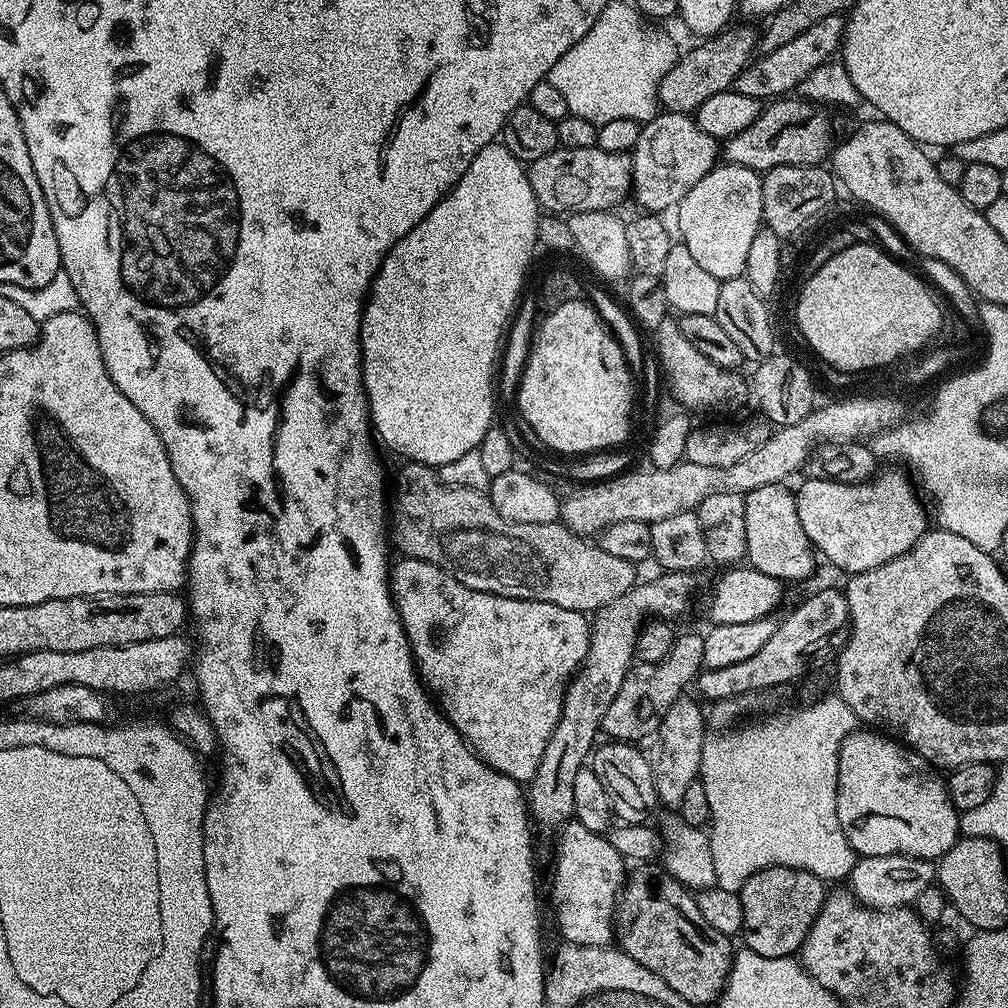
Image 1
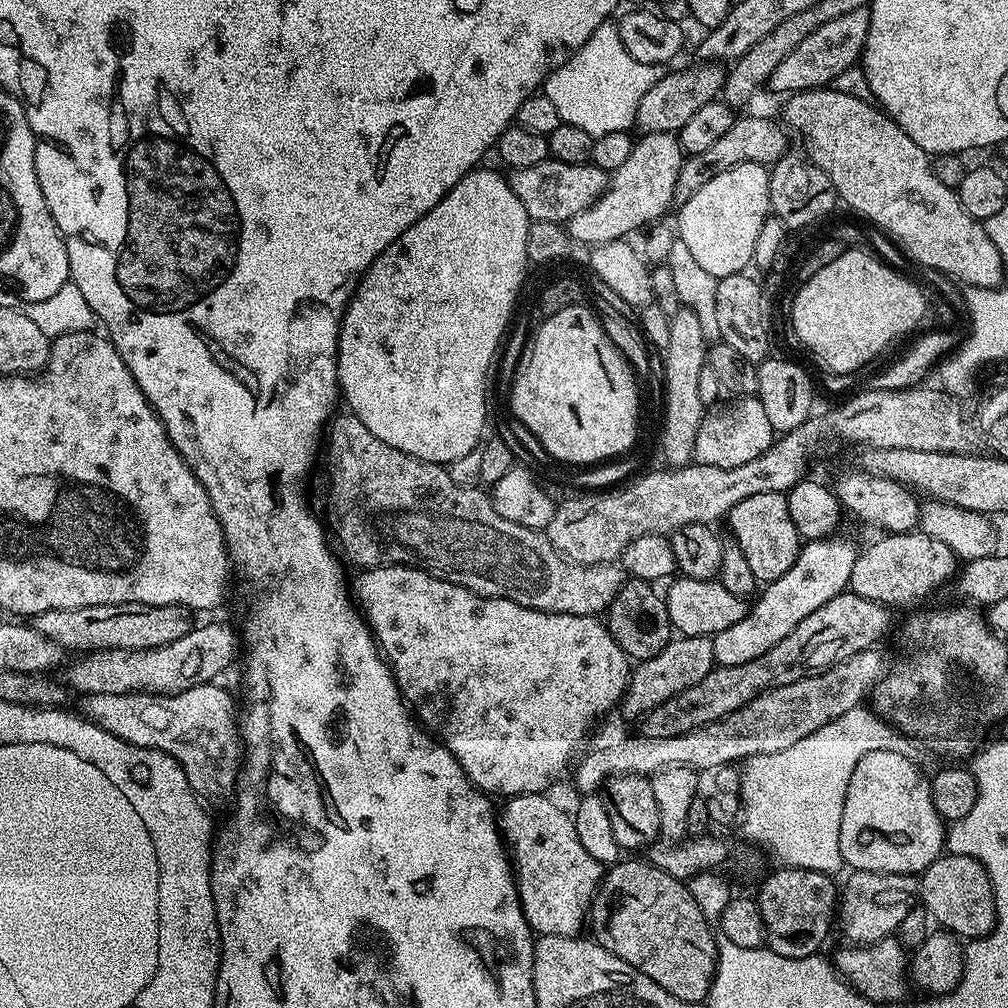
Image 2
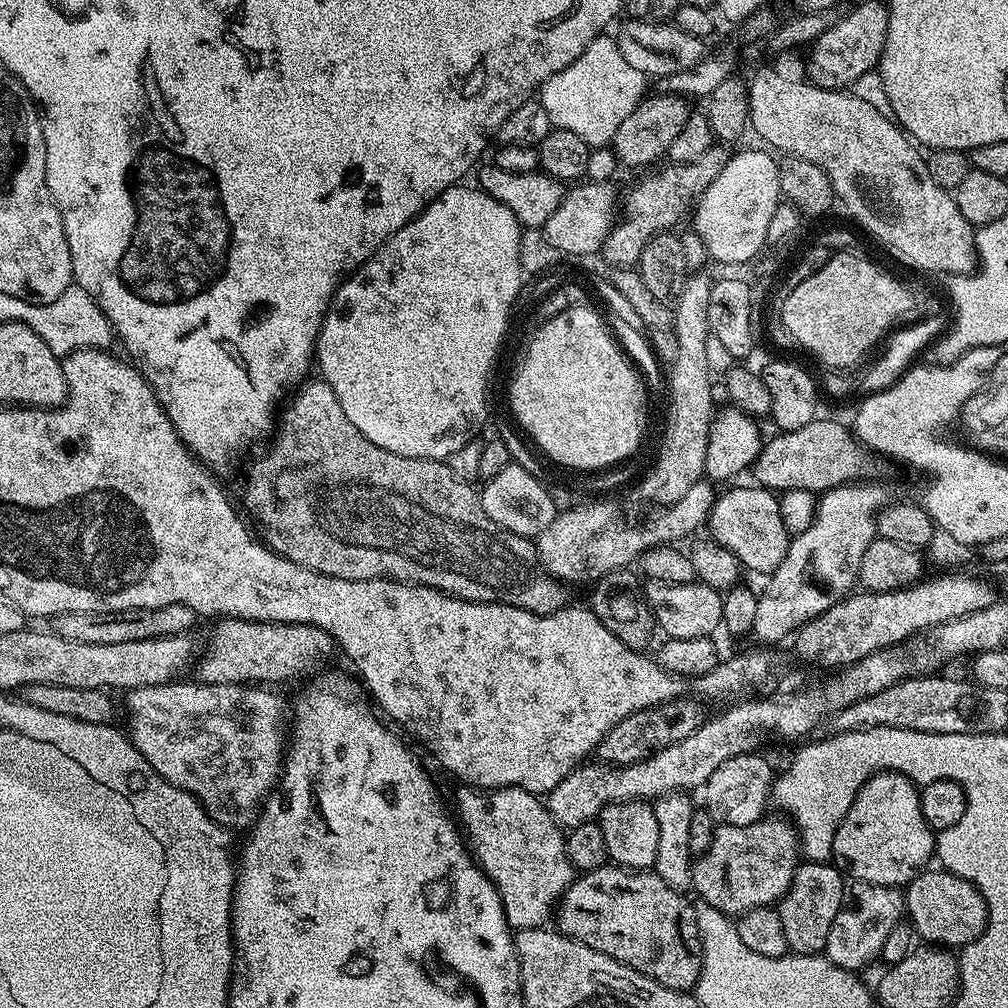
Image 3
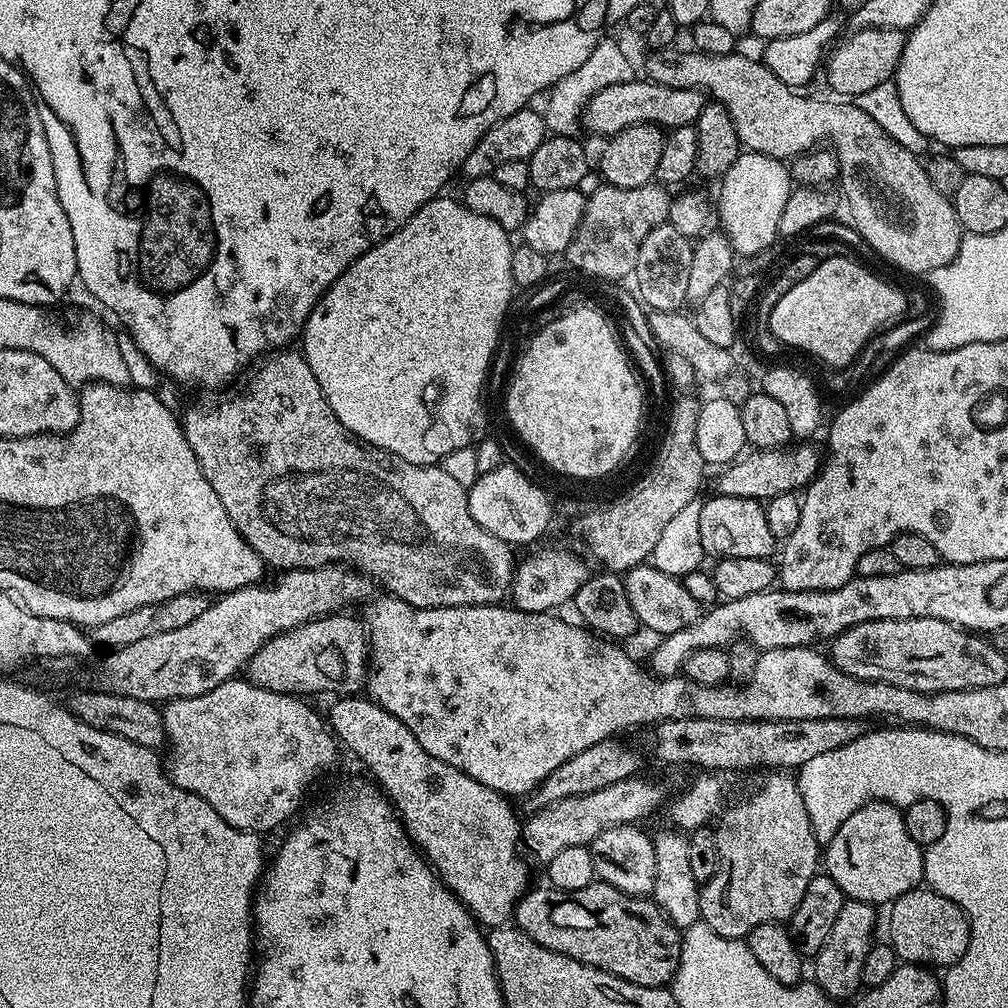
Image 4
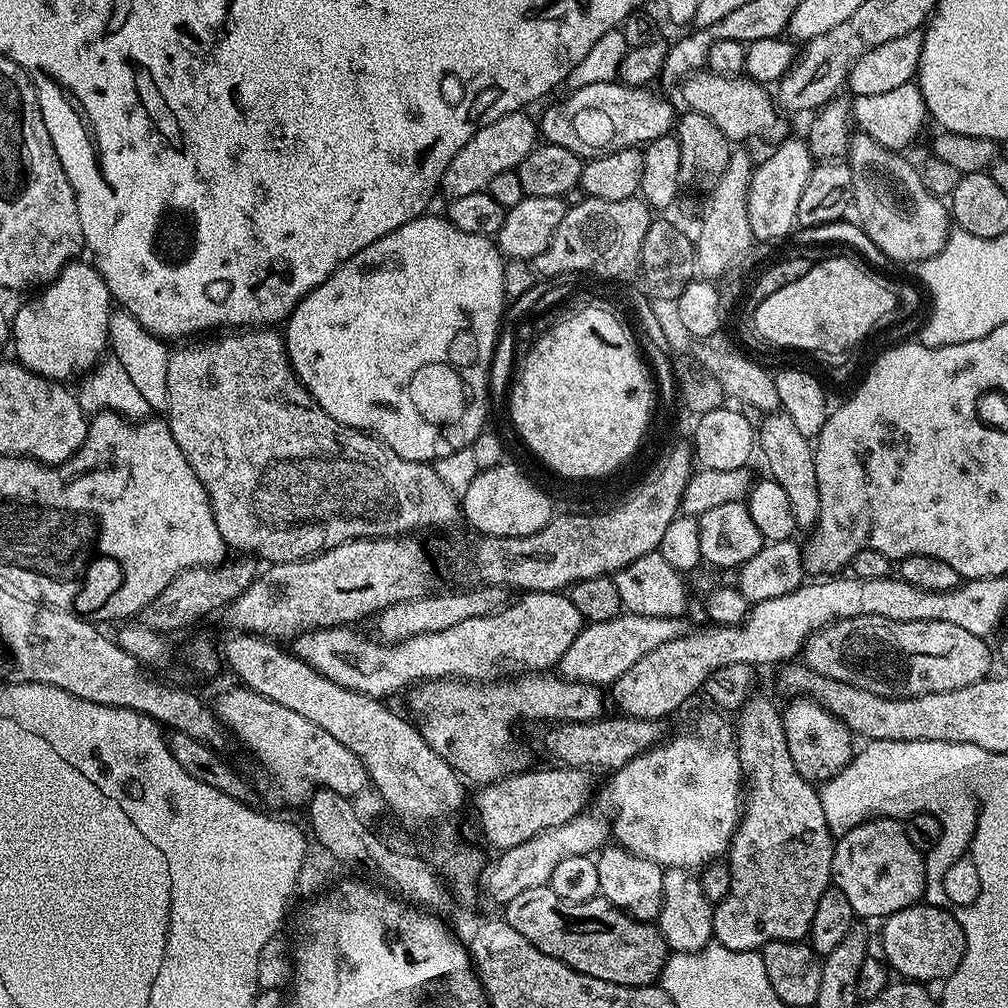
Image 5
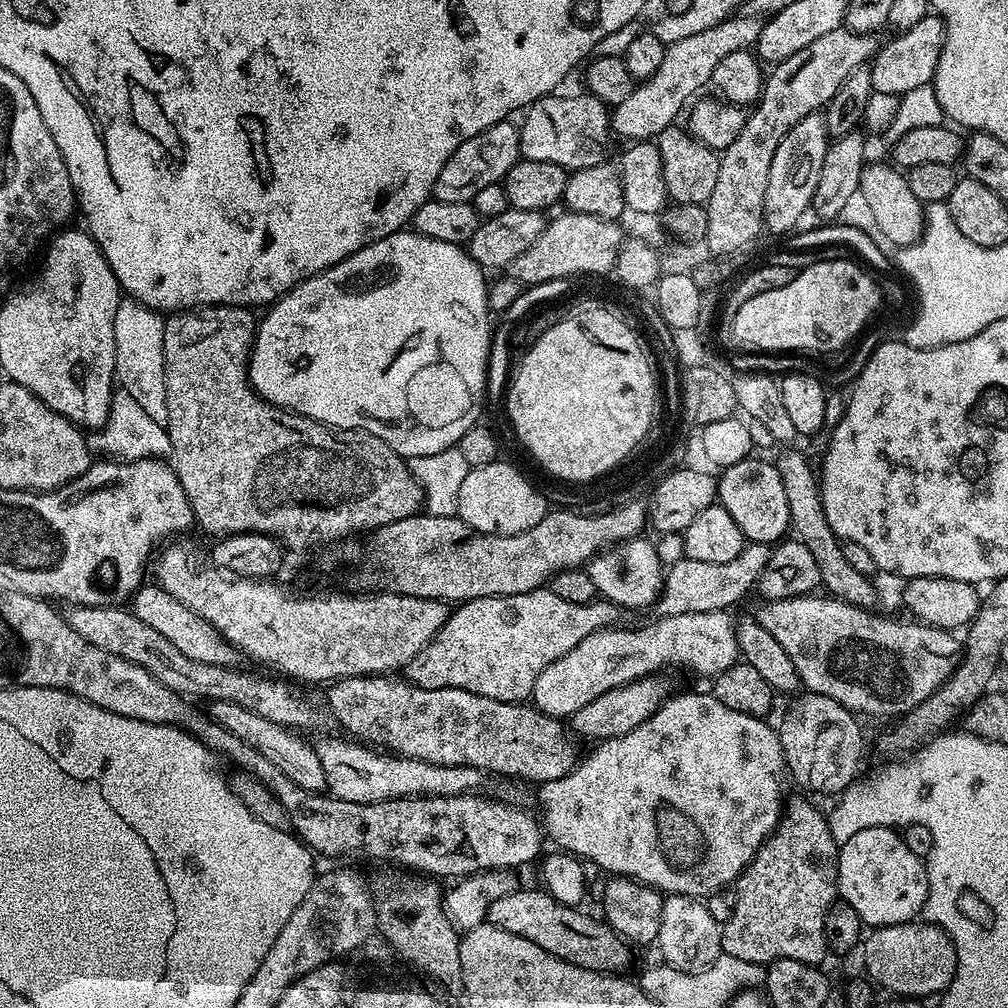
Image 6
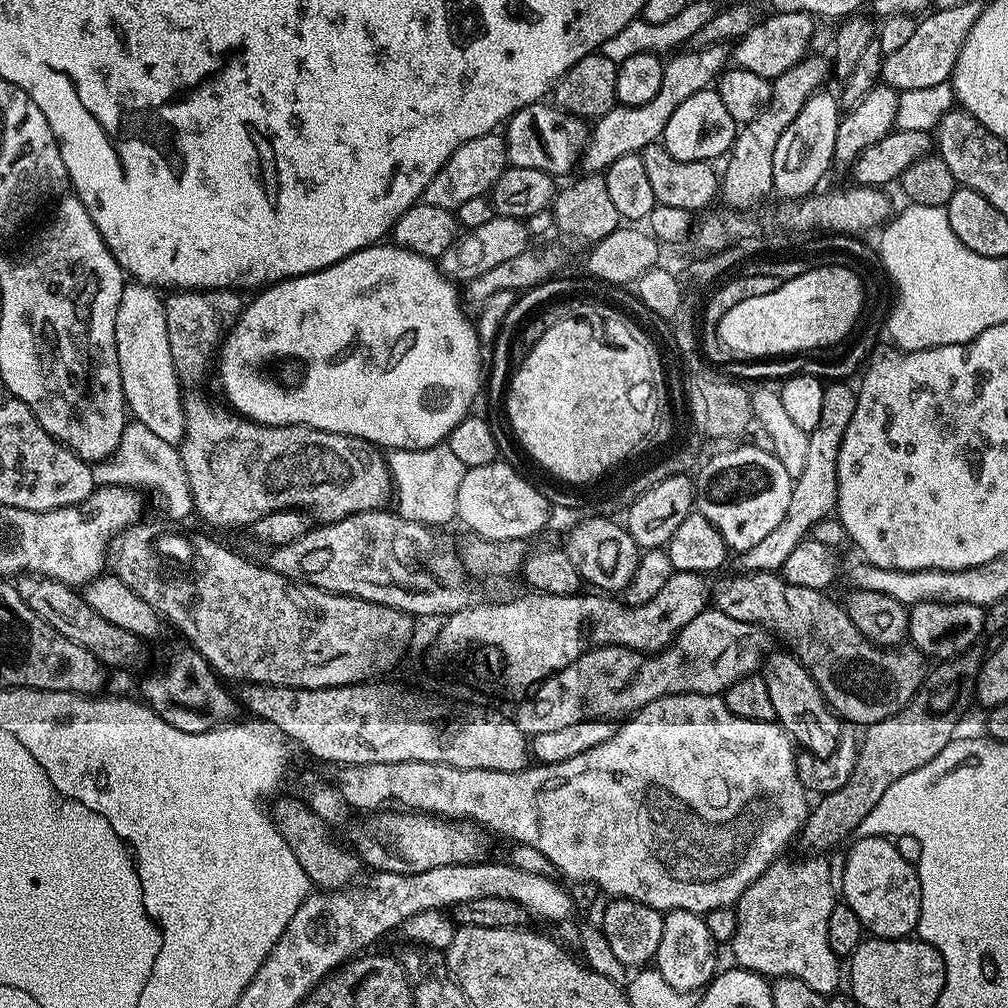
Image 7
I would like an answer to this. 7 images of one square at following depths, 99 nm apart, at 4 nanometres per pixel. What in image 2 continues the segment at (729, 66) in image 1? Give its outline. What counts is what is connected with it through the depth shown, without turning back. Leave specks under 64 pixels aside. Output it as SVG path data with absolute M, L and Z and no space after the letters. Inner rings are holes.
M696 62L693 68L684 68L681 72L665 71L660 81L654 82L638 103L635 127L641 133L671 132L679 133L682 126L697 110L706 106L706 102L717 99L724 87L725 69L716 62Z

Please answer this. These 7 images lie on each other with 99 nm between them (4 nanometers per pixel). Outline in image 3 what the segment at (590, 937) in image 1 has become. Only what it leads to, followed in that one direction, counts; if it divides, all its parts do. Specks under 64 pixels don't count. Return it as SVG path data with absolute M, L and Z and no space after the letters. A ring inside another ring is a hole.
M464 786L461 789L456 796L455 819L466 837L472 859L490 878L500 895L508 927L513 930L545 927L553 915L554 905L572 885L574 879L574 869L564 849L565 833L535 792L527 792L521 788L477 790L471 786Z

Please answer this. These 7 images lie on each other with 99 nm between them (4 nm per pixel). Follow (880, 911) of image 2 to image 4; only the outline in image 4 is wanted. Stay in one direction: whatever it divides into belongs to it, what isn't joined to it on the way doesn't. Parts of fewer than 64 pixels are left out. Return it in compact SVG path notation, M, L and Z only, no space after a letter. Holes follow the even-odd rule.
M845 899L842 910L838 910L838 918L830 929L830 938L826 938L814 957L815 984L837 1002L843 1002L847 996L855 997L861 991L862 962L866 962L866 954L874 943L872 935L876 932L876 912L877 909L866 902Z

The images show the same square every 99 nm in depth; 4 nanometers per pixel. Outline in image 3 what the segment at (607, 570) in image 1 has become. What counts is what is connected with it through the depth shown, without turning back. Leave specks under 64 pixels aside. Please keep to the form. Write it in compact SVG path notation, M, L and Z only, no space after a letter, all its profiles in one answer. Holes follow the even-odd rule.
M309 378L291 393L290 399L283 405L282 415L275 425L271 440L272 445L249 466L248 473L244 476L244 508L256 519L256 524L260 527L259 539L279 556L286 557L298 566L306 566L318 574L326 574L334 578L400 580L404 584L421 584L427 588L436 588L448 596L457 596L459 600L477 600L480 604L509 604L539 616L558 612L565 607L565 585L541 571L538 567L537 545L529 537L514 534L498 526L498 522L486 518L486 510L482 510L479 491L449 472L445 461L406 458L402 454L382 450L382 446L374 446L374 442L363 436L358 426L354 426L354 422L346 418L338 398L334 398L334 390L330 390L330 386L323 378Z

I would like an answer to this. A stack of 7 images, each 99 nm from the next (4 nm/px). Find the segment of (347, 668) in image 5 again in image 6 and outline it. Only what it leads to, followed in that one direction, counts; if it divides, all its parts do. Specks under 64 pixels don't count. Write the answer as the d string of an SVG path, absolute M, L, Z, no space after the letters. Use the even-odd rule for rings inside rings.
M548 586L535 588L526 594L474 598L463 601L457 608L460 609L449 615L436 636L407 664L407 679L423 688L470 690L470 694L482 694L482 698L494 698L498 702L511 704L527 701L531 697L538 674L542 674L550 662L558 662L558 658L574 650L582 638L613 627L619 621L616 619L622 616L621 609L603 598L597 598L590 604L575 604L558 598L558 594L554 594Z

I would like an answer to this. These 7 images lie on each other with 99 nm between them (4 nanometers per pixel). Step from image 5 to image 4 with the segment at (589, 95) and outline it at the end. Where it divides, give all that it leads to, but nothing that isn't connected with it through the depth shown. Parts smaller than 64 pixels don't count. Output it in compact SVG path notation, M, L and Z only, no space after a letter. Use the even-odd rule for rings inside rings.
M647 78L626 82L616 80L606 86L606 90L598 90L598 94L590 98L584 108L582 128L585 133L593 132L596 136L604 136L603 138L611 138L622 129L638 124L657 124L671 130L680 125L695 123L707 103L705 93L699 89L662 86Z

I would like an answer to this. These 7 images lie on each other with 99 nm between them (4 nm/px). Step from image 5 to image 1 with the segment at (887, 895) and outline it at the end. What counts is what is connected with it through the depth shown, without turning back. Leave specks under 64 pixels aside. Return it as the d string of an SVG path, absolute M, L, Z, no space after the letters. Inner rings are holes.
M876 730L850 733L842 742L836 757L836 813L840 830L856 851L857 857L902 854L935 861L956 844L961 835L959 815L948 797L947 783L926 758Z

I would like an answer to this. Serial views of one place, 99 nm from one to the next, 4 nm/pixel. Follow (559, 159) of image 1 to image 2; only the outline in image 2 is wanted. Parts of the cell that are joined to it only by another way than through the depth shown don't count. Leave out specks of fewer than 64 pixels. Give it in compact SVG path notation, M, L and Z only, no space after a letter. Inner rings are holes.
M554 159L538 162L538 166L515 169L508 176L508 185L518 194L518 202L526 206L529 221L541 220L564 224L595 202L608 186L609 173L592 163L567 164Z

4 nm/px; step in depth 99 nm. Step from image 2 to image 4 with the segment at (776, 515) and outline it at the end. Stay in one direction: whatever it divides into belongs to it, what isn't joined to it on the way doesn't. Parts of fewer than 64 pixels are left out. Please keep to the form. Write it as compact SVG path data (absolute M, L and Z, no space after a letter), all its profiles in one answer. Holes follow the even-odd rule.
M712 494L703 503L699 529L702 546L709 557L768 558L772 551L777 551L778 542L770 534L770 522L766 522L765 505L761 501Z

